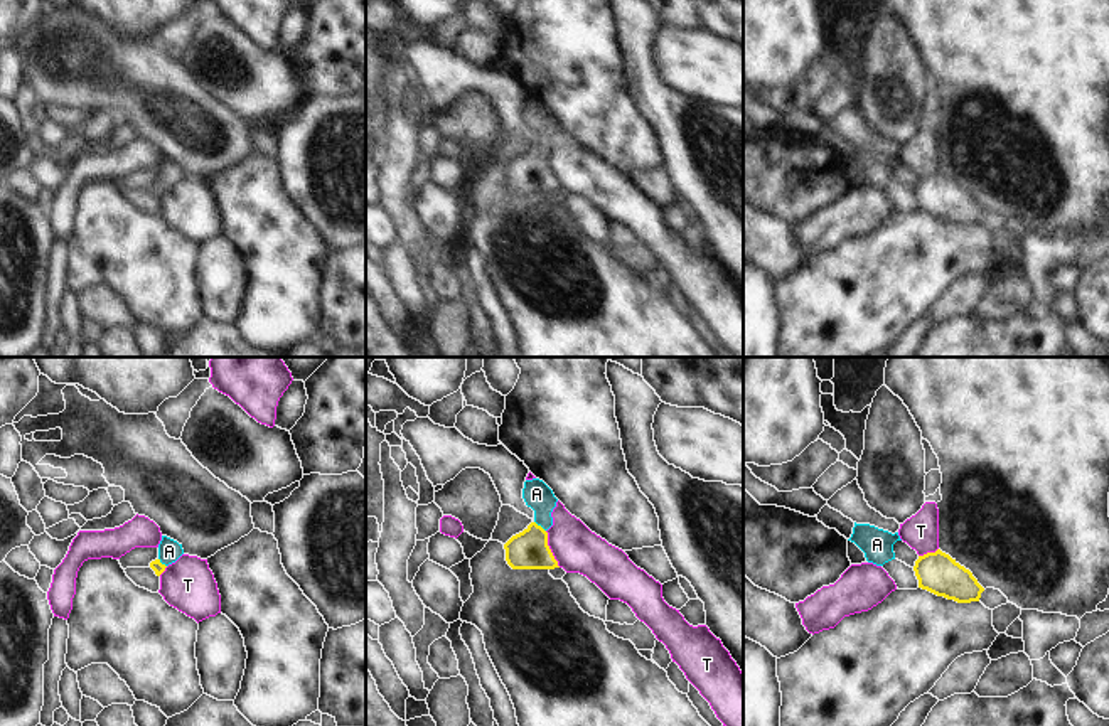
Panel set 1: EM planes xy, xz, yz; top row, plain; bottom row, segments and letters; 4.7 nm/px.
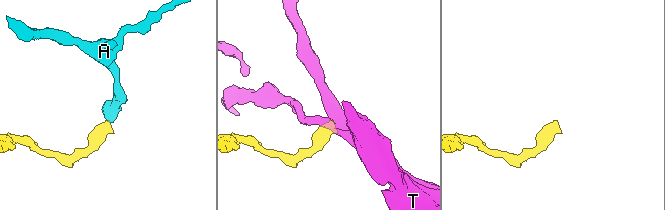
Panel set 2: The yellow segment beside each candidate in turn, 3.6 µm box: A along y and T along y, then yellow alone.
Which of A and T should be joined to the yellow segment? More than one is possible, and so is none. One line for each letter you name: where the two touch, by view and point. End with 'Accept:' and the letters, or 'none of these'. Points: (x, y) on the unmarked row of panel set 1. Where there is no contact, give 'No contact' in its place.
A: Touches yellow at xz (540, 149)
Accept: A

